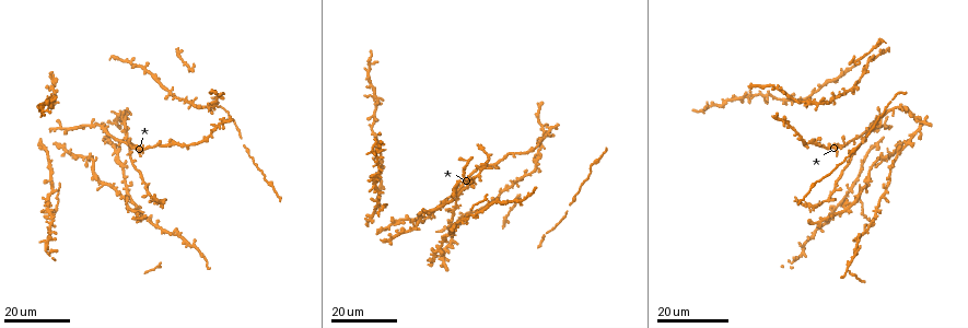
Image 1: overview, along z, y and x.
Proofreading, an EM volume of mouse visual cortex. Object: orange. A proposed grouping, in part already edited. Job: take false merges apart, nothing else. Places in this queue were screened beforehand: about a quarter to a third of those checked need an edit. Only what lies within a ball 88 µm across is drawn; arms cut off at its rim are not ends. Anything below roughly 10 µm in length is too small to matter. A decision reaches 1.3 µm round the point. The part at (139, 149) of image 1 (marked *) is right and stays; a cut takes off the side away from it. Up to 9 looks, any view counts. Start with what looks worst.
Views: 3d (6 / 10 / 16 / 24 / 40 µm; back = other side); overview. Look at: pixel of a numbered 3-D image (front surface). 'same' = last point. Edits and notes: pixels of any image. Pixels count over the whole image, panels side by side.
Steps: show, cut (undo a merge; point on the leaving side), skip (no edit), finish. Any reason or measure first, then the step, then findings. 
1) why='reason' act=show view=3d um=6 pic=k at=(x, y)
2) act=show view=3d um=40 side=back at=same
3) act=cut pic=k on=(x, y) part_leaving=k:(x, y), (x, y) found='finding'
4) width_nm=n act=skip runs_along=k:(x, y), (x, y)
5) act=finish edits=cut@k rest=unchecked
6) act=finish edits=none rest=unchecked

why='looks like a crossing' act=show view=3d um=24 pic=1 at=(853, 84)

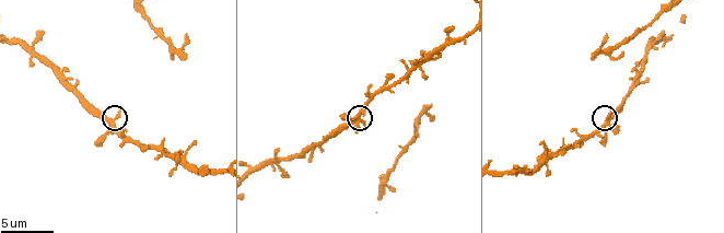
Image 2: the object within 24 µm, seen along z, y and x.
act=show view=3d um=10 pic=2 at=(110, 123)

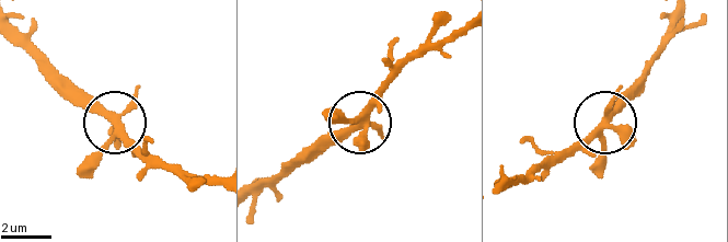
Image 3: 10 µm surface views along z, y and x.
width_nm=320 act=skip runs_along=3:(464, 23), (420, 48), (377, 105), (322, 153) found='one neuron here'

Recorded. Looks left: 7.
why='three-way junction' act=show view=3d um=16 pic=1 at=(828, 195)

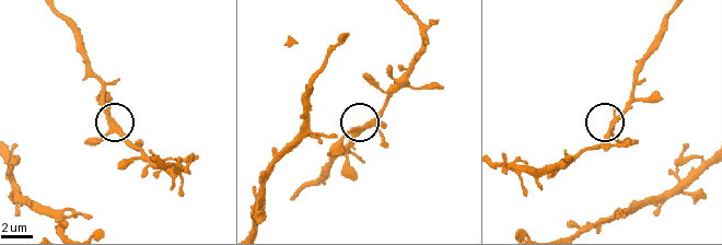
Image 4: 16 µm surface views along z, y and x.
act=show view=3d um=10 pic=4 at=(110, 131)

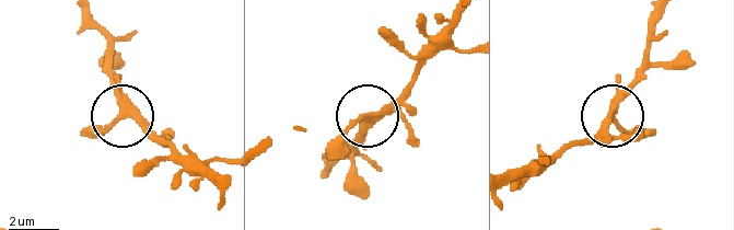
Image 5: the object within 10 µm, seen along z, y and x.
side_arm_um=14 act=skip runs_along=5:(328, 173), (356, 146), (365, 118), (411, 83) found='all the same neuron'

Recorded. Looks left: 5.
why='three arms meet' act=show view=3d um=24 pic=1 at=(214, 106)

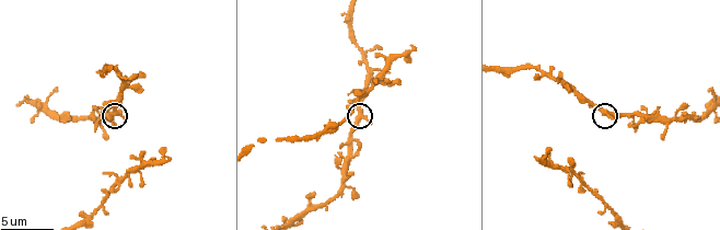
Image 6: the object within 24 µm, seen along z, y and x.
act=show view=3d um=6 pic=6 at=(359, 118)

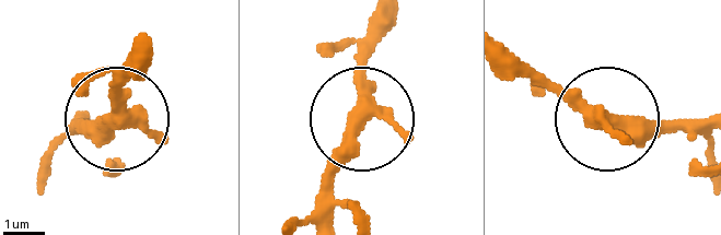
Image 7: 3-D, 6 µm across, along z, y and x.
arms=3 act=skip found='all the same neuron'

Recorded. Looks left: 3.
why='a fork' act=show view=3d um=24 pic=1 at=(51, 189)

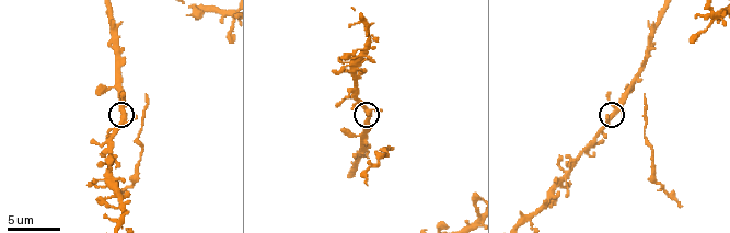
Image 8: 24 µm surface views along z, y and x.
why='zoom in' act=show view=3d um=10 pic=8 at=(620, 109)

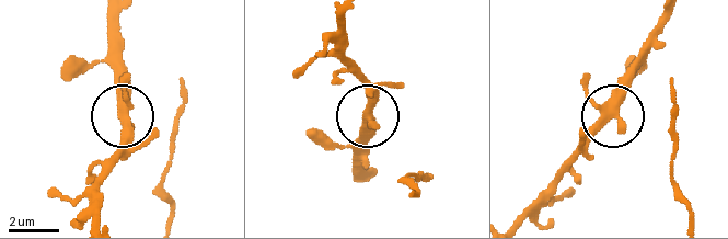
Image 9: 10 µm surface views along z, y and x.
arms=3 act=skip found='one neuron here'

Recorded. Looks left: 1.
act=finish edits=none rest=unchecked

